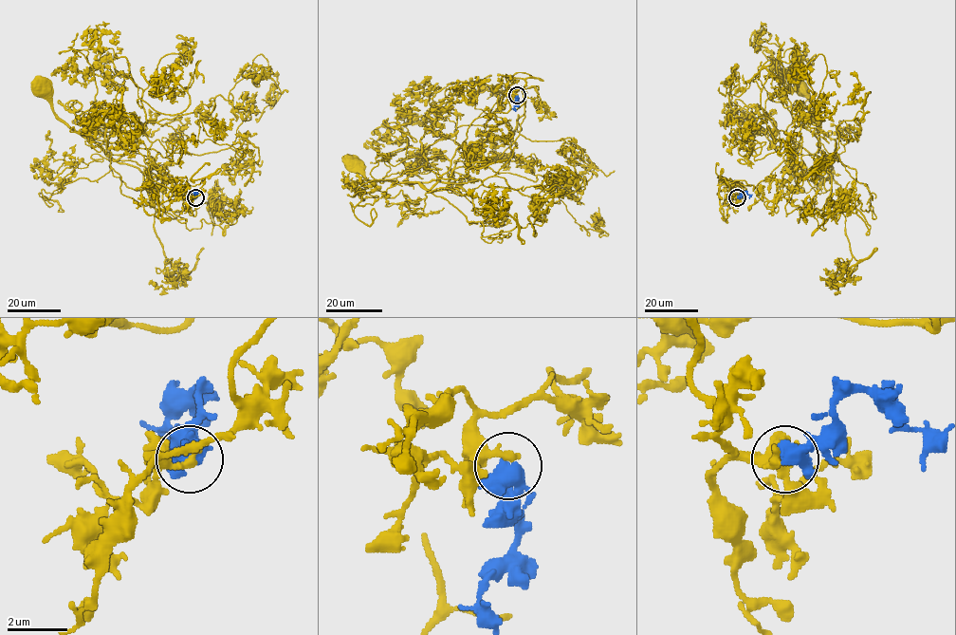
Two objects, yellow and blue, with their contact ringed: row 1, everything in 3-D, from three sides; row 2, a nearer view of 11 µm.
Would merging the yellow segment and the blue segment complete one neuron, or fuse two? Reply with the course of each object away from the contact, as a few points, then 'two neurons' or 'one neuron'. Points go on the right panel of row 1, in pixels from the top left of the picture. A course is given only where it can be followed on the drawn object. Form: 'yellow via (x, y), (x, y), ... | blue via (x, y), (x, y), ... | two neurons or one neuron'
yellow via (737, 197), (728, 183), (744, 180), (753, 190), (798, 146), (826, 159), (818, 149), (818, 115), (799, 89) | blue via (737, 197), (743, 192), (752, 195) | one neuron

